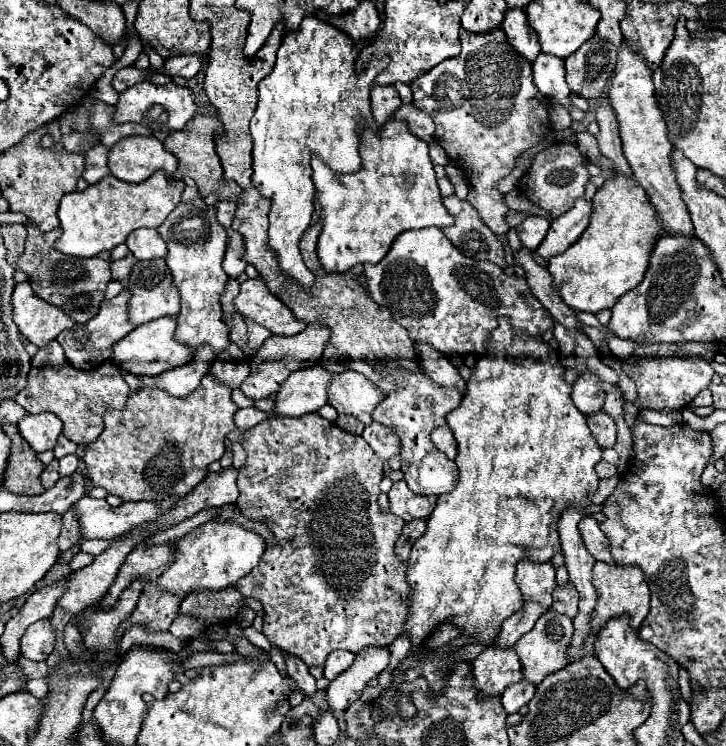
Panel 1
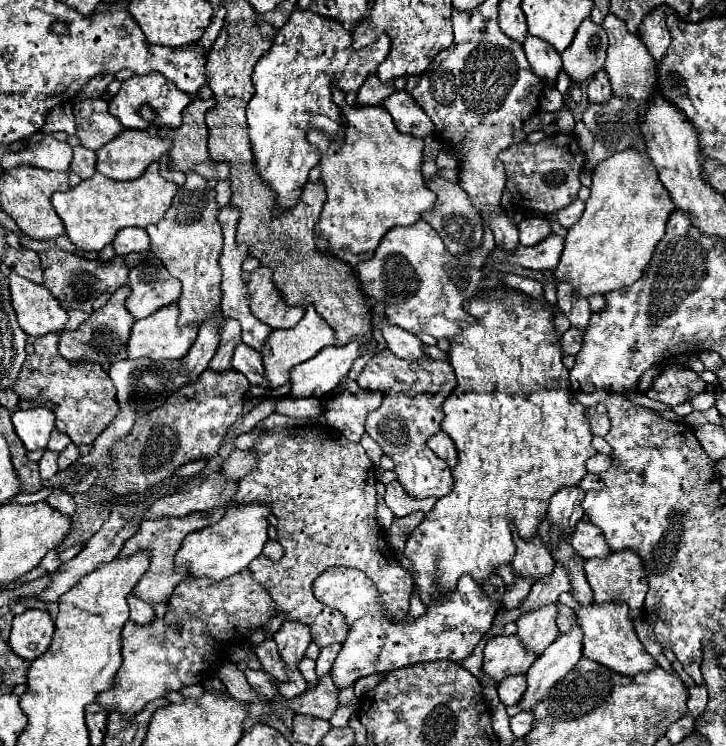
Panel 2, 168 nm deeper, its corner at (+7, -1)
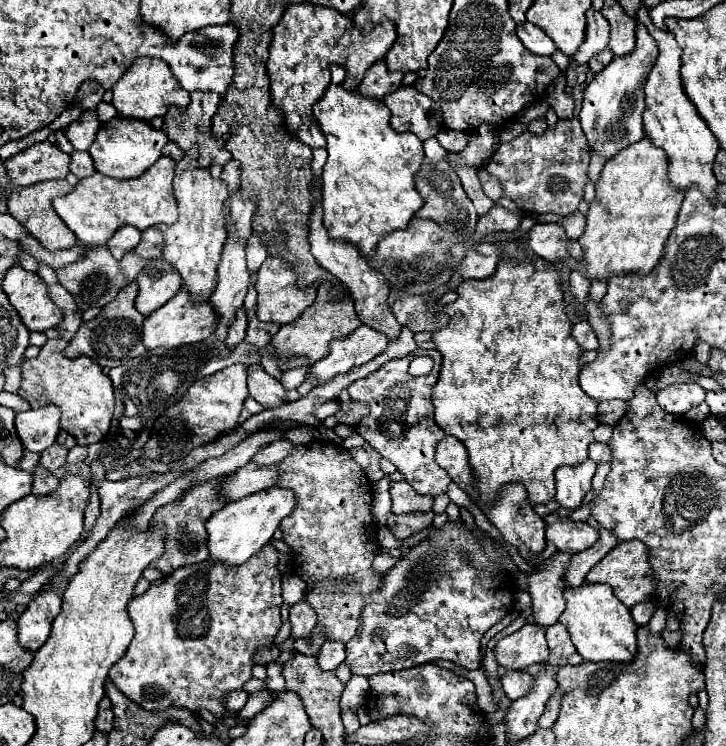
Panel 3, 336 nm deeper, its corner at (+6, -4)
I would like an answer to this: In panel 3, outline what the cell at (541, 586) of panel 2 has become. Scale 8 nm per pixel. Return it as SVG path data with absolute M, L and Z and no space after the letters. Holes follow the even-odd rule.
M592 516L586 522L590 526L600 530L600 540L592 548L588 548L588 550L572 556L570 566L564 572L564 584L566 584L566 588L576 588L576 586L584 584L584 576L588 574L588 570L596 562L600 562L616 546L616 538L608 530L604 530Z

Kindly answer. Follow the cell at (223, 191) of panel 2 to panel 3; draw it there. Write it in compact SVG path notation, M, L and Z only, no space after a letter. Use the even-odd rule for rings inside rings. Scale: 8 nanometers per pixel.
M230 160L230 162L224 166L222 180L226 180L226 184L228 184L228 190L230 190L230 192L234 192L234 190L240 186L240 170L238 170L238 162Z

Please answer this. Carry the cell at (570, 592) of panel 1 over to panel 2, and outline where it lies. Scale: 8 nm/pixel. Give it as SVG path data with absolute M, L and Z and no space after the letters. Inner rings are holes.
M557 605L559 607L559 619L557 619L557 627L559 627L559 633L563 635L563 633L567 633L571 627L575 627L575 619L573 619L573 615L575 615L575 611L573 609L569 609L569 607L565 607L565 605Z

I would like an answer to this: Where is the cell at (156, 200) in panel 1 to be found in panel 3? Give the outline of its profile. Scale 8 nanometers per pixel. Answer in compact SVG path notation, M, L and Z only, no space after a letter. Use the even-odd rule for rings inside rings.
M162 156L148 172L132 180L106 178L104 174L96 172L88 178L82 178L68 196L54 198L54 210L84 246L106 244L124 224L136 226L138 230L146 230L156 224L174 224L178 216L172 194L174 166L174 160Z

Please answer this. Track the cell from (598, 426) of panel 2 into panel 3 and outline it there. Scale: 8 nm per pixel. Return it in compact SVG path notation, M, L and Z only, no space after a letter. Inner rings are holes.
M612 400L612 402L600 402L598 404L598 422L616 426L616 422L624 416L628 404L622 400Z

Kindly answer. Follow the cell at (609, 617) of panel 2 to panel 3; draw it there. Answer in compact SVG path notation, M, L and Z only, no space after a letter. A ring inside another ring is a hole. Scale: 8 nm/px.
M582 584L580 588L564 590L566 610L560 616L560 622L566 624L572 642L578 654L590 662L622 662L628 664L636 658L636 622L632 620L630 610L612 594L608 584Z

